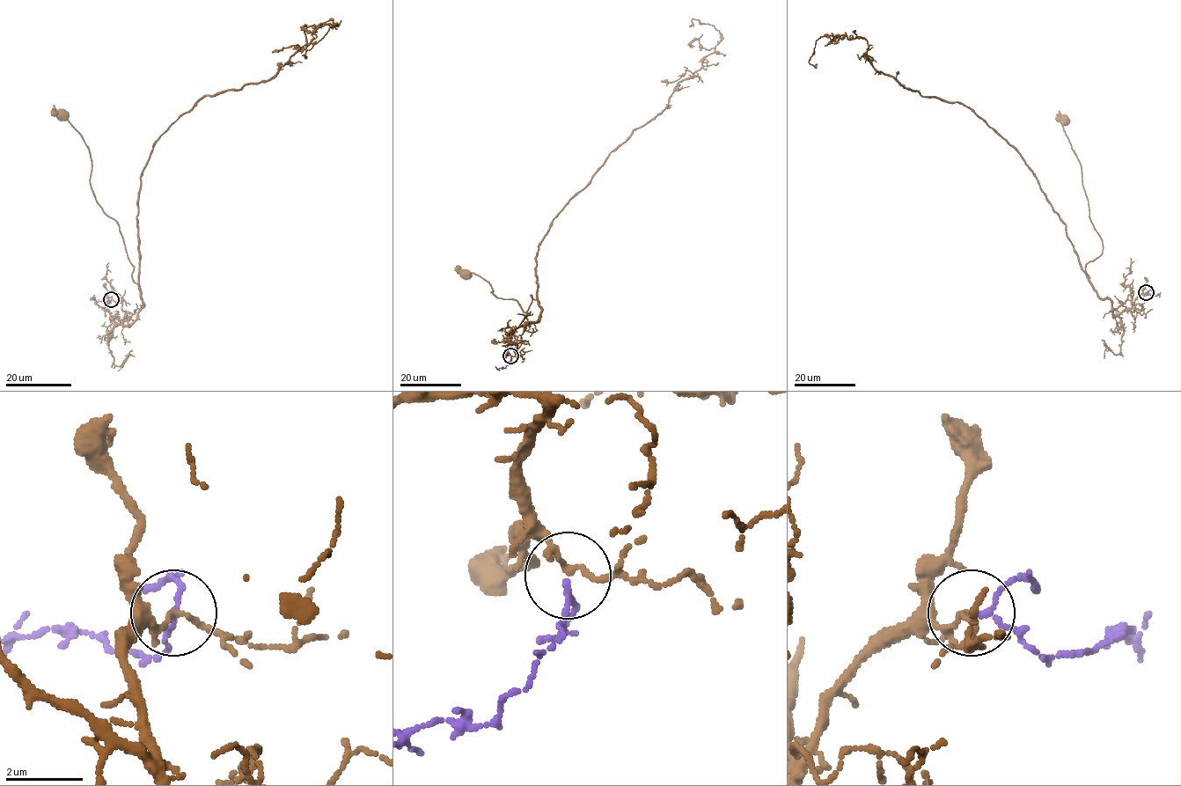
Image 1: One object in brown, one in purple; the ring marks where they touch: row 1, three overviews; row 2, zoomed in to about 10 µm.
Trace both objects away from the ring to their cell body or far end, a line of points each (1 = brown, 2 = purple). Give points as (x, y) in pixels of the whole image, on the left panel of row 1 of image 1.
1: (111, 299), (110, 316), (126, 325), (143, 303), (117, 223), (91, 187), (90, 150), (63, 114)
2: (111, 299), (110, 303), (97, 301), (94, 304)

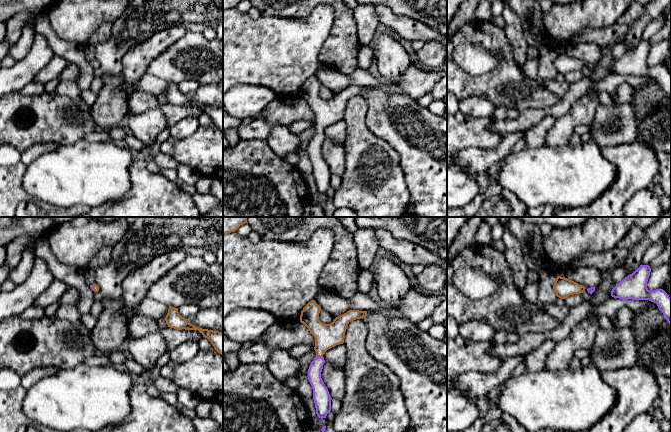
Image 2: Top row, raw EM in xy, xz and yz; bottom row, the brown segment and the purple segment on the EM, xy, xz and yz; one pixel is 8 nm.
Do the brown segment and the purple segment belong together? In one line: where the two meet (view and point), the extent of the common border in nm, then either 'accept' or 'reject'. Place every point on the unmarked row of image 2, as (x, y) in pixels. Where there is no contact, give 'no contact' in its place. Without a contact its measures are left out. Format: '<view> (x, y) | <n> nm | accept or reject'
xz (319, 132) | 60 nm | accept

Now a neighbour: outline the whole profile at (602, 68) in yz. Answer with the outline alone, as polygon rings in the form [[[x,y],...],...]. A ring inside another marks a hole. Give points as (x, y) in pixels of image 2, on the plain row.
[[[610,44],[602,48],[601,59],[595,63],[595,67],[591,70],[592,74],[589,77],[592,82],[597,82],[611,72],[612,65],[616,62],[616,59],[612,56],[612,47],[614,44]]]

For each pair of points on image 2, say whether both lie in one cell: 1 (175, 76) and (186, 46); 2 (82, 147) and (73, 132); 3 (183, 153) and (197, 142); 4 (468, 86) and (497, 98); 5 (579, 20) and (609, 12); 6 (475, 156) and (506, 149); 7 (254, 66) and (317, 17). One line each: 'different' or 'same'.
1: same
2: different
3: same
4: same
5: same
6: same
7: same

